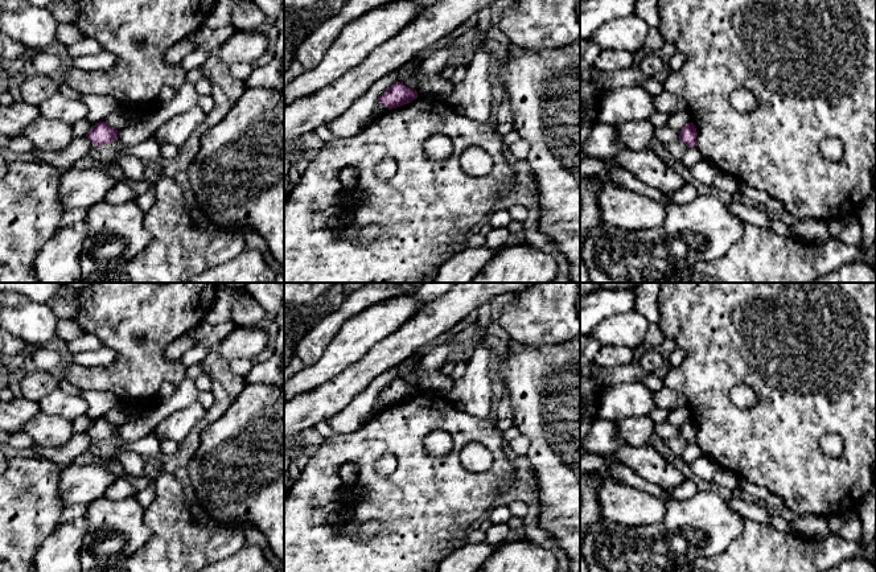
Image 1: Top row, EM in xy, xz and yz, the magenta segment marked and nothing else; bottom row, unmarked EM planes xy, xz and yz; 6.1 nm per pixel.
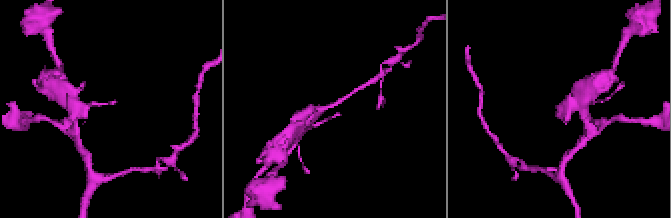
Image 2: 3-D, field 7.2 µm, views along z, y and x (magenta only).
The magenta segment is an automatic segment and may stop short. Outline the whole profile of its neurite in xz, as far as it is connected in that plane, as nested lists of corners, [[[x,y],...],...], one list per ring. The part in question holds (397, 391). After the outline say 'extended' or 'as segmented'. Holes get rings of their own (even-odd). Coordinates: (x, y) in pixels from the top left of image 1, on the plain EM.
[[[396,378],[378,394],[377,399],[392,406],[412,398],[418,392],[418,388],[406,383],[403,378]]] | as segmented

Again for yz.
[[[694,419],[686,420],[680,427],[679,427],[679,435],[686,440],[687,444],[696,443],[696,424]]] | as segmented

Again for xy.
[[[99,417],[95,419],[86,433],[94,443],[99,443],[102,440],[118,436],[118,425],[110,423],[106,417]]] | as segmented

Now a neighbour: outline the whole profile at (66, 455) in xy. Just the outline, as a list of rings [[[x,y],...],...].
[[[78,433],[70,439],[65,445],[49,448],[49,447],[34,447],[37,457],[46,458],[49,461],[58,462],[62,469],[74,464],[81,453],[94,444],[91,437],[86,433]]]

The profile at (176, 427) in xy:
[[[196,402],[168,416],[153,432],[160,440],[181,443],[193,429],[197,428],[202,419],[205,419],[205,408]]]

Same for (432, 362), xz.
[[[452,341],[432,349],[420,359],[419,371],[404,376],[403,380],[414,387],[418,387],[418,379],[420,375],[441,373],[443,367],[448,363],[448,359],[455,355],[456,347]]]

